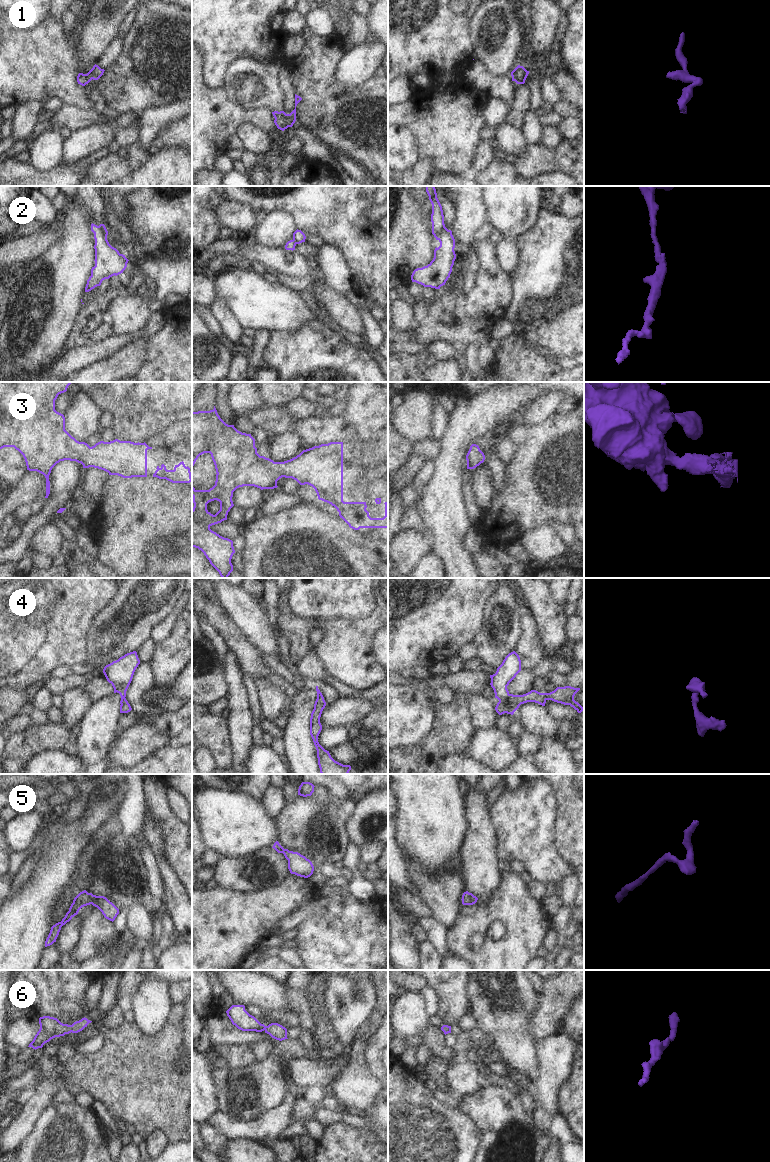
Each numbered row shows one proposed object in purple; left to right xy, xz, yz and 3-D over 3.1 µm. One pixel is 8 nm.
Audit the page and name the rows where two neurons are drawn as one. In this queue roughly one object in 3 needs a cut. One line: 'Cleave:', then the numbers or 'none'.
Cleave: 2, 4

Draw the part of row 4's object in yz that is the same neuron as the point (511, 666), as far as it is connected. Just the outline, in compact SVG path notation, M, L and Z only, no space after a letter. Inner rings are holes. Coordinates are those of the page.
M513 651L505 657L502 664L497 668L496 673L490 675L490 685L494 690L495 698L497 698L499 702L504 702L507 699L509 695L507 686L520 671L520 657Z

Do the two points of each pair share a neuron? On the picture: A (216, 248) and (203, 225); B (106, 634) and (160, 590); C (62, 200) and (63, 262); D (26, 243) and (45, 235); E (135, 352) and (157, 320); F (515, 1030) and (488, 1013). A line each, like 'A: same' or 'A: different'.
A: different
B: same
C: different
D: same
E: same
F: same

